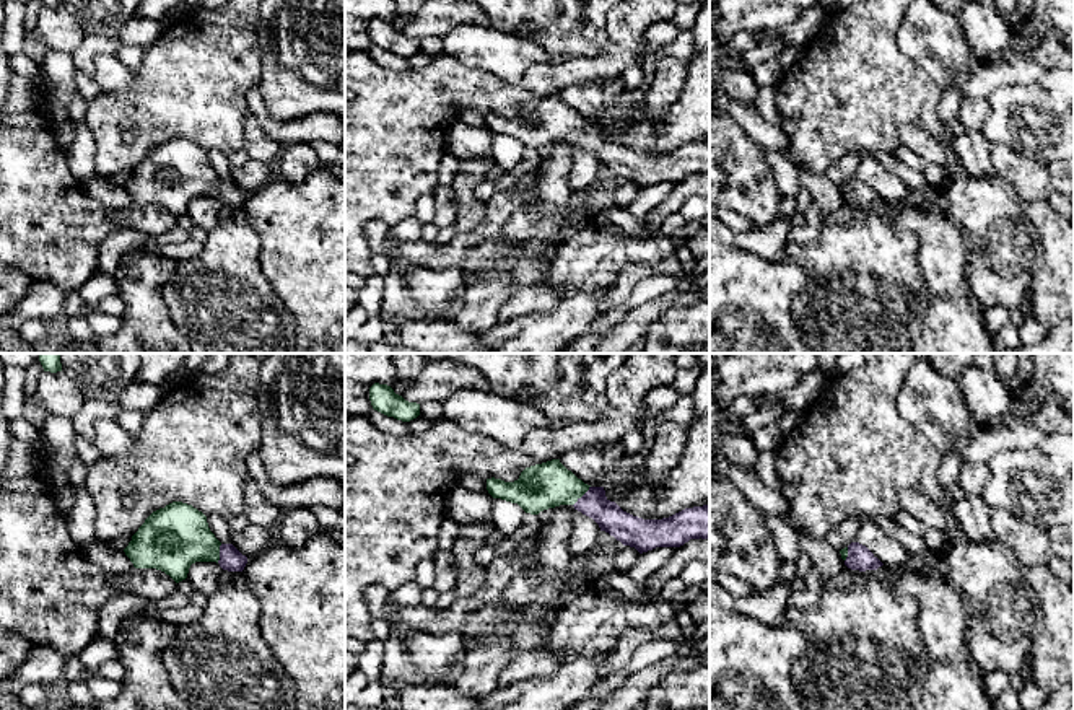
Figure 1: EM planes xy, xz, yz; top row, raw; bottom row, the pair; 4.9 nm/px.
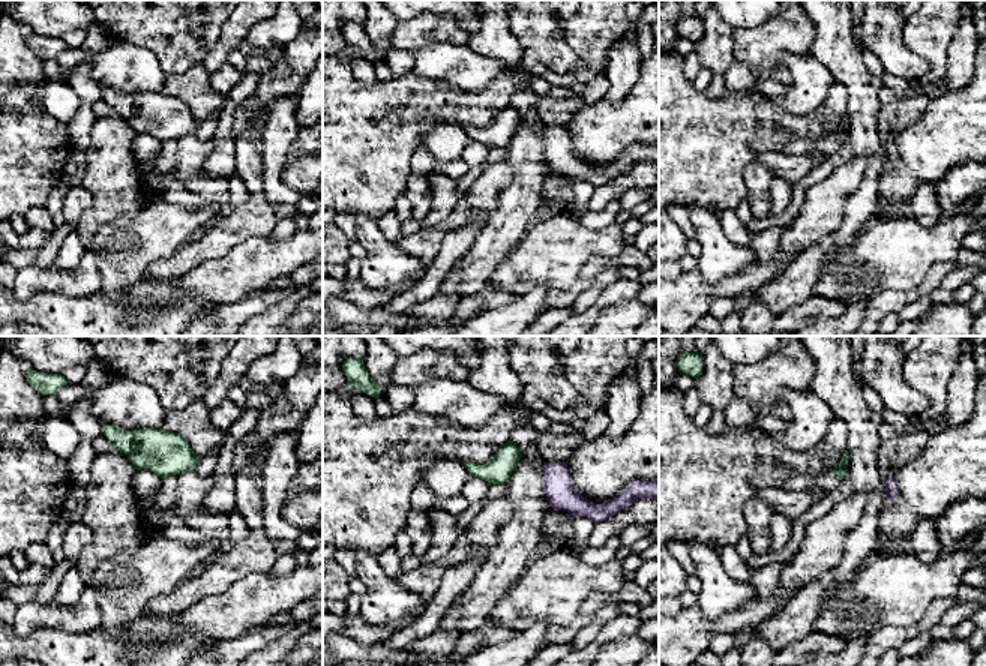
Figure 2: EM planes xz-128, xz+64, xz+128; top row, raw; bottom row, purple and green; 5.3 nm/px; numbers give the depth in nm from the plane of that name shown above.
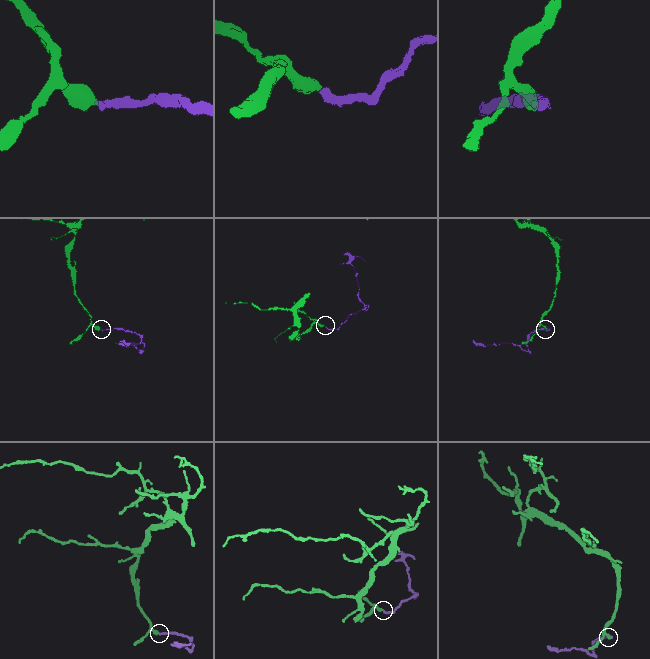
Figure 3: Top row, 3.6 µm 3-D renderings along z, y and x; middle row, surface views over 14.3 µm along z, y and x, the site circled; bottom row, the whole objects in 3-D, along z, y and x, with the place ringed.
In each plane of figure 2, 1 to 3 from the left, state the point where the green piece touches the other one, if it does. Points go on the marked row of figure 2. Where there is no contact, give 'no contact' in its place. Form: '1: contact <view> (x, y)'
1: no contact
2: no contact
3: no contact

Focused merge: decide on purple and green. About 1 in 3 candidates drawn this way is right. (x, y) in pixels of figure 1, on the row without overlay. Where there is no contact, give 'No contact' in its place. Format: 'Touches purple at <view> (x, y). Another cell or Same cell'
Touches purple at xz (583, 131). Same cell

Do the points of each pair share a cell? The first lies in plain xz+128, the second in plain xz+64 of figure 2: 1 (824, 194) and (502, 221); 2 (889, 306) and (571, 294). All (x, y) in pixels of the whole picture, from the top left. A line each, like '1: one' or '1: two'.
1: two
2: one

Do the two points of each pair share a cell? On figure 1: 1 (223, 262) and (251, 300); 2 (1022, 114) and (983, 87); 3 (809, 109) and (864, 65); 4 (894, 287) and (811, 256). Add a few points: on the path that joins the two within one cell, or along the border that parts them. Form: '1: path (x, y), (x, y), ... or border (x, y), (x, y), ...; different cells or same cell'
1: path (233, 272), (233, 282), (241, 290); same cell
2: border (1011, 85), (993, 88), (985, 96); different cells
3: path (822, 108), (851, 78); same cell
4: path (873, 287), (850, 264), (832, 261); same cell

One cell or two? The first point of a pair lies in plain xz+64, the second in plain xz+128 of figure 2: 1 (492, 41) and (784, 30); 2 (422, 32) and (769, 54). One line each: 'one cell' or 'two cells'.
1: two cells
2: one cell

